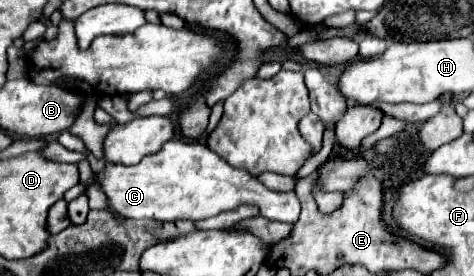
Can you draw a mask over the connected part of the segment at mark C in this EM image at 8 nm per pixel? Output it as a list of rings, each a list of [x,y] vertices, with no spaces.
[[[168,140],[160,152],[148,154],[132,166],[106,162],[106,168],[96,176],[96,184],[100,184],[100,190],[106,194],[108,208],[122,218],[152,218],[160,222],[204,220],[234,210],[240,204],[254,204],[264,218],[276,222],[294,224],[300,218],[300,200],[296,192],[268,190],[252,174],[232,168],[208,146],[196,142]]]

